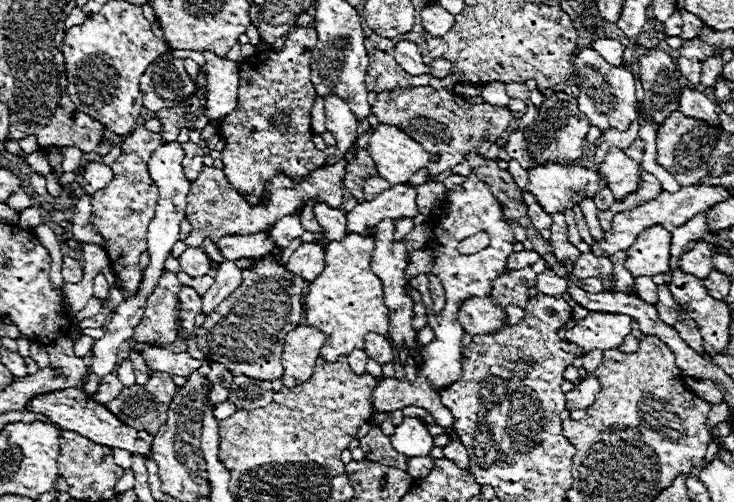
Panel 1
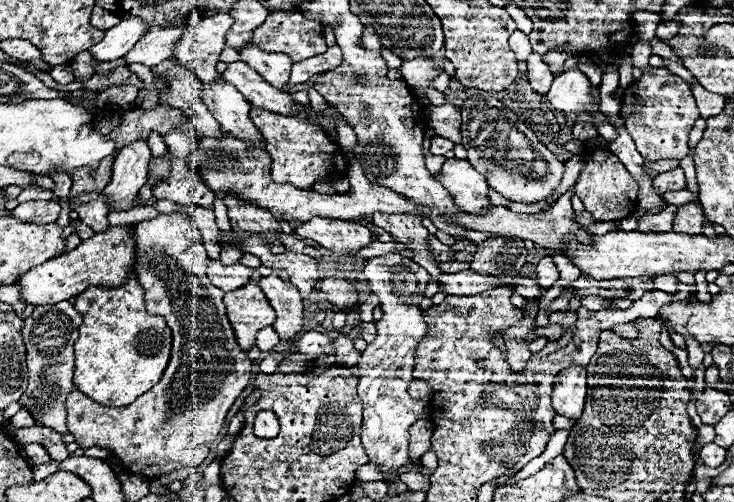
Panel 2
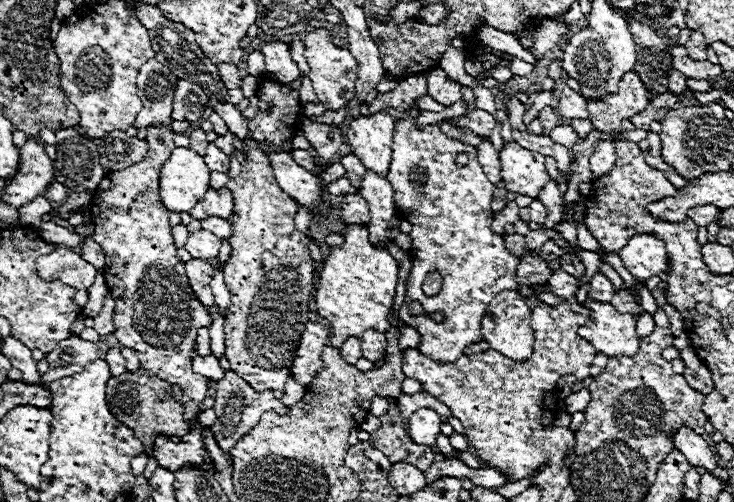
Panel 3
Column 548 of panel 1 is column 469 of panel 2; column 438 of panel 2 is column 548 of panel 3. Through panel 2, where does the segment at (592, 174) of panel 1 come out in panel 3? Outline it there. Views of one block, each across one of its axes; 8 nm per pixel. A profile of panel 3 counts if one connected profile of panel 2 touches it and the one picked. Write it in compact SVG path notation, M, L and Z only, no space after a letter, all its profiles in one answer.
M516 142L504 144L500 152L500 166L502 166L502 180L506 182L506 190L538 198L540 190L552 180L548 176L544 156L532 150L518 146Z

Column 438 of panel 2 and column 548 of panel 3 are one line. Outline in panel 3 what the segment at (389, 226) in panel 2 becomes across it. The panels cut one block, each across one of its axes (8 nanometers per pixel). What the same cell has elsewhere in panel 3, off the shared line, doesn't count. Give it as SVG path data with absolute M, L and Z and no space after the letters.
M524 256L516 270L516 282L518 286L534 286L544 284L546 278L552 274L548 268L548 262L539 256Z

